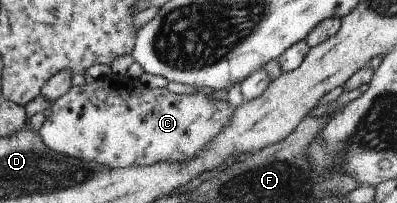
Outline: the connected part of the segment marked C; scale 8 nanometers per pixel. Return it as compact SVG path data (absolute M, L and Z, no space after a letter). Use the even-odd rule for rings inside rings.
M109 73L100 78L97 78L93 83L80 86L71 86L69 90L50 105L50 114L45 118L39 127L39 136L41 141L51 151L58 154L69 156L70 158L77 158L78 160L85 160L88 162L96 162L108 168L126 168L127 166L150 166L154 162L182 162L182 160L190 160L194 156L200 154L200 150L228 124L228 117L234 114L237 106L229 105L226 100L214 100L207 98L206 94L201 92L194 92L191 94L176 94L168 91L166 88L149 88L141 83L137 78L128 77L128 75L116 75Z

